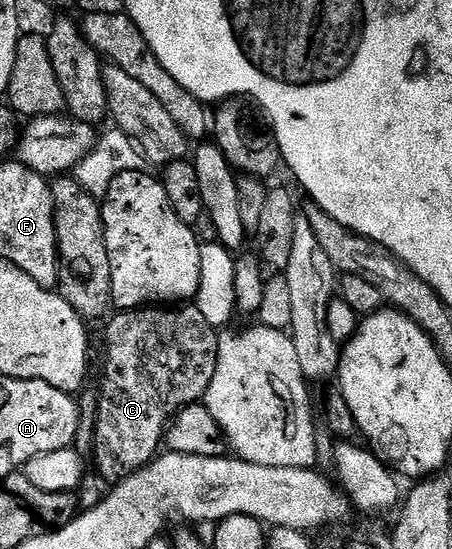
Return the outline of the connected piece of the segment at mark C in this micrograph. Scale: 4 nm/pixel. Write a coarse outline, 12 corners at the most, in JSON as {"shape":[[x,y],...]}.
{"shape":[[118,315],[94,436],[137,471],[205,398],[219,334]]}

